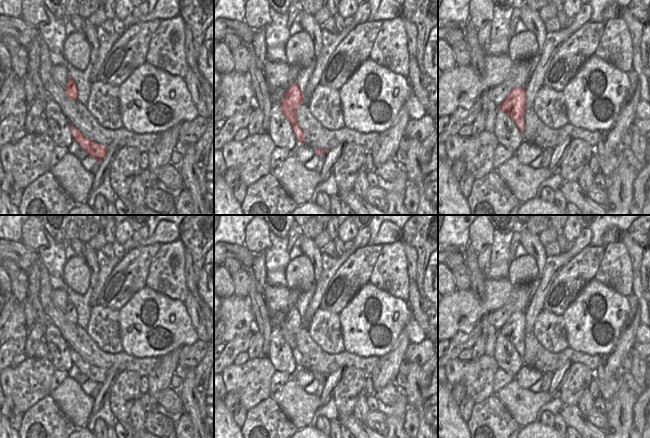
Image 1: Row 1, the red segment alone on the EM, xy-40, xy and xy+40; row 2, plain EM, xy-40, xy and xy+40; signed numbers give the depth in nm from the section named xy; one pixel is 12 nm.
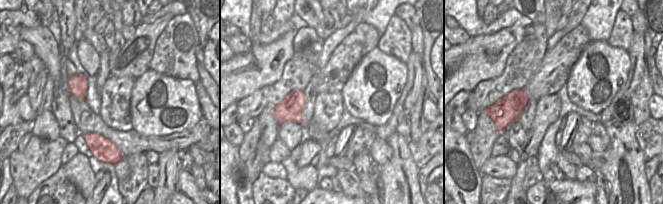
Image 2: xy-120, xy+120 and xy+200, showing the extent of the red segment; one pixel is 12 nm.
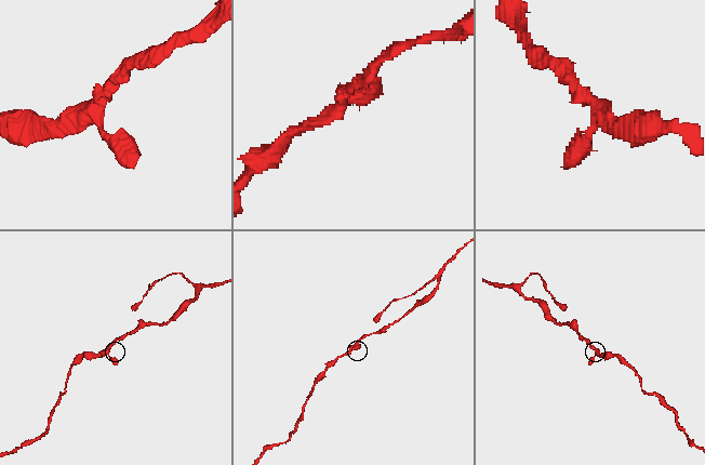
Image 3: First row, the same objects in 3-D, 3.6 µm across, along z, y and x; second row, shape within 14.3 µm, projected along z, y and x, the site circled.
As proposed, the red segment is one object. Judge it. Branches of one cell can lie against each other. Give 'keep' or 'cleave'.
keep

